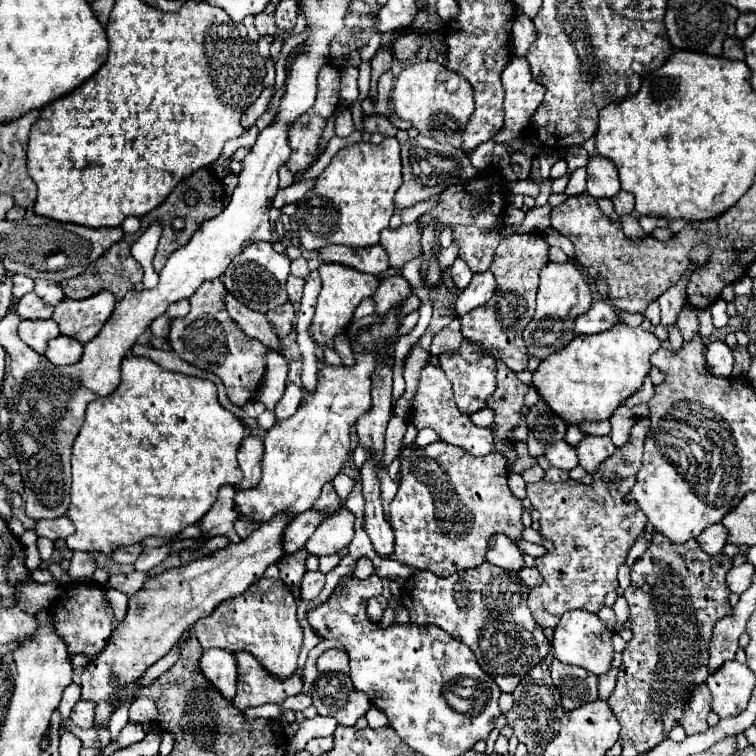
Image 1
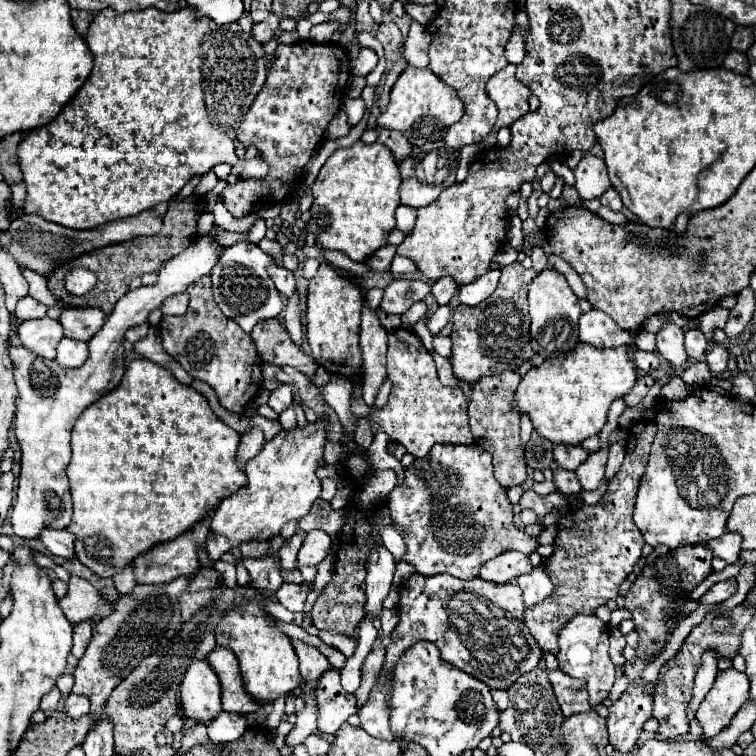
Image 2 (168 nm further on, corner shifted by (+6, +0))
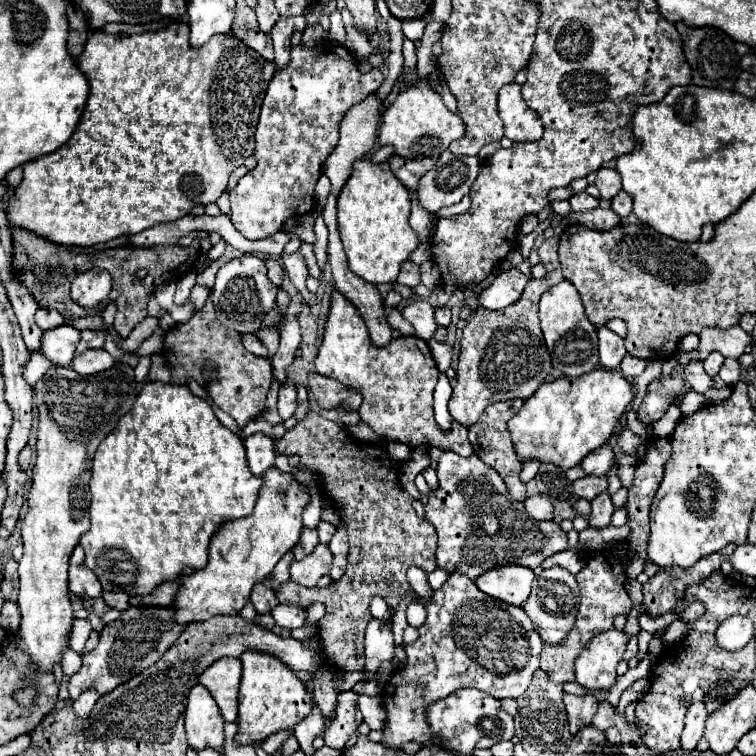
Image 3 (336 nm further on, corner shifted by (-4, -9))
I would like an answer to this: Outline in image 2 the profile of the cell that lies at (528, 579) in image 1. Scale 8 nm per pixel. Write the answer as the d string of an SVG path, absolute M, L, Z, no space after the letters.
M544 565L534 567L528 575L520 575L516 579L516 585L524 593L524 605L526 607L532 607L532 605L540 603L554 593L554 583L552 583L550 575L546 573Z

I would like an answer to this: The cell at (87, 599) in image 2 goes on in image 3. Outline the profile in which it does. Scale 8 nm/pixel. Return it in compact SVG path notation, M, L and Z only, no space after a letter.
M74 620L74 626L72 626L72 638L70 638L70 646L72 646L74 652L82 654L82 648L84 648L84 644L86 644L90 632L92 632L90 620Z

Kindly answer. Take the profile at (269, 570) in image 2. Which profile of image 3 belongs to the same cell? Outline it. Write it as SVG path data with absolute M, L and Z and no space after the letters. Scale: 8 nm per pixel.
M256 584L256 588L252 590L250 600L252 600L252 604L254 604L254 608L256 608L258 614L268 614L268 612L272 612L272 608L276 604L280 604L278 598L276 598L276 594L270 588L264 588L262 584Z

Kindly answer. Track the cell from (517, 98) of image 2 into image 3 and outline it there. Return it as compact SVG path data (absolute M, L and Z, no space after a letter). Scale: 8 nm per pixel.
M512 82L498 92L498 112L504 122L504 136L514 142L538 140L544 132L542 118L522 98L522 86Z

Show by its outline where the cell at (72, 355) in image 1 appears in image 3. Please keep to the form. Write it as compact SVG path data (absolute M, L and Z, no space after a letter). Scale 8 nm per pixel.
M88 350L88 352L74 356L74 360L72 360L72 368L84 376L98 374L98 372L110 368L112 364L114 364L114 358L106 350Z

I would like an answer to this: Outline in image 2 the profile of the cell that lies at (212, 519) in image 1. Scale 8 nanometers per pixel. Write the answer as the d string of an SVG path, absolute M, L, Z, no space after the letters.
M210 515L202 523L198 523L198 527L194 527L194 531L188 531L186 535L182 535L174 541L160 543L160 545L152 547L148 553L142 553L142 557L138 557L134 561L136 583L138 585L160 585L160 583L170 583L184 575L194 575L194 571L198 569L198 547L202 547L206 543L208 525L210 525Z

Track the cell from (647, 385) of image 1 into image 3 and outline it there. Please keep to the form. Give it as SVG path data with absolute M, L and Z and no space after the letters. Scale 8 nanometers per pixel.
M660 376L648 384L644 400L638 408L638 418L642 422L656 422L664 416L668 406L676 402L680 394L684 394L684 378L682 376Z

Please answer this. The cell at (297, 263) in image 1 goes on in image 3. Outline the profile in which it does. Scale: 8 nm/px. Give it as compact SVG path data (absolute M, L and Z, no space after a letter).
M294 252L290 256L282 256L282 262L284 262L284 270L288 274L288 278L292 280L292 284L298 288L298 292L306 292L306 278L308 278L308 270L306 270L306 264L304 264L304 258L300 252Z

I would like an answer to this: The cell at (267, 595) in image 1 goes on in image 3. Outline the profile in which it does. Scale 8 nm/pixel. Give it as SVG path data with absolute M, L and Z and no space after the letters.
M244 652L240 656L242 660L242 682L240 682L240 718L238 718L238 734L236 742L238 744L254 744L278 730L290 730L294 728L304 716L310 714L312 710L312 694L306 688L306 684L290 670L286 664L280 664L276 656L268 656L266 652Z

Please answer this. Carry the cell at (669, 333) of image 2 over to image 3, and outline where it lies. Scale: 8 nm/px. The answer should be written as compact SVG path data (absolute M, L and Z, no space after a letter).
M690 360L682 366L682 374L688 382L688 386L700 394L704 394L708 388L712 388L712 378L704 372L702 368L702 362L696 362L696 360Z

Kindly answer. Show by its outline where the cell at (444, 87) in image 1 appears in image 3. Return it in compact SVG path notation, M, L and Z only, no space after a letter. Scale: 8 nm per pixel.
M428 84L410 86L408 90L400 92L396 102L382 114L382 126L378 130L380 144L392 144L394 150L404 158L438 158L450 142L460 140L466 134L464 120L450 112L442 102L442 96L432 90Z

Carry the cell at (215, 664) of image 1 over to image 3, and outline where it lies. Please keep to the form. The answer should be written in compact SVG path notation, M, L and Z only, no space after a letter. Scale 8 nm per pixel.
M202 684L190 690L186 706L186 736L194 750L202 748L222 748L224 746L224 718L216 700Z

